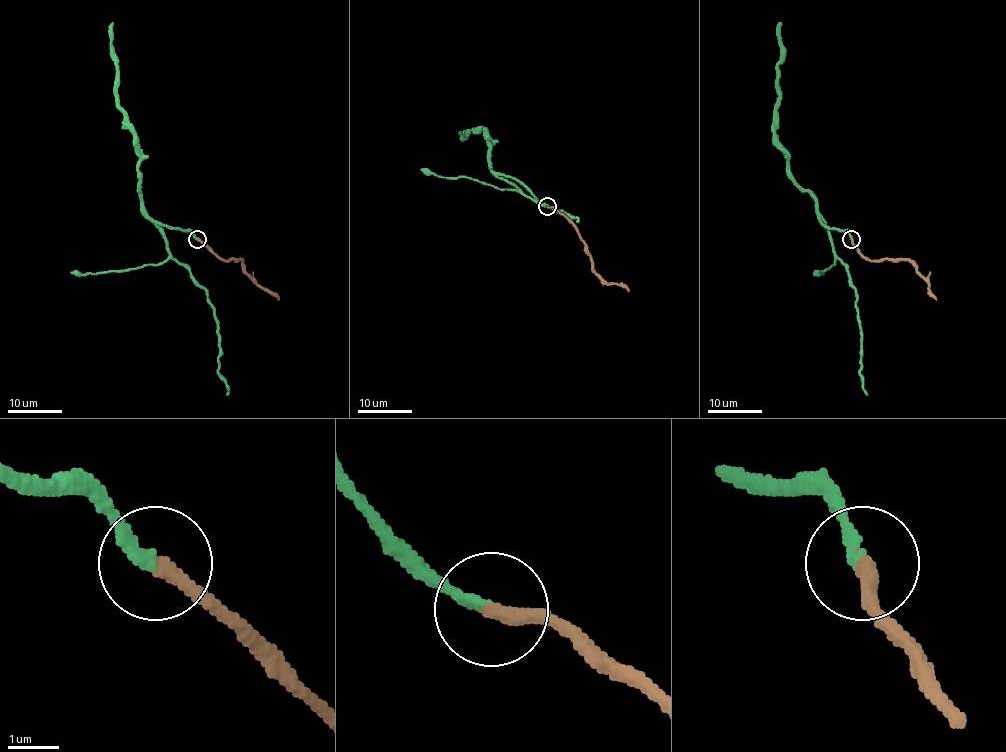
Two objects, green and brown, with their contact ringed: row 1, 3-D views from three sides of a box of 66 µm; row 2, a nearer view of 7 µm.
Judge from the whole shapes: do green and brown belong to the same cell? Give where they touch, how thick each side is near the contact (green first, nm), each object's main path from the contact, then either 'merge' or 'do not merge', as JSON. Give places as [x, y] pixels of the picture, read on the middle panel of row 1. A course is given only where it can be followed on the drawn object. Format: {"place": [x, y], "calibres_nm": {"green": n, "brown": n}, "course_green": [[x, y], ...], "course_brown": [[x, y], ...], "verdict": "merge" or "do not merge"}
{"place": [547, 206], "calibres_nm": {"green": 240, "brown": 320}, "course_green": [[548, 206], [515, 179], [492, 171], [489, 141], [482, 130], [462, 136], [462, 133]], "course_brown": [[548, 206], [556, 207], [572, 224], [585, 245], [592, 270], [607, 283], [622, 283], [629, 290]], "verdict": "merge"}

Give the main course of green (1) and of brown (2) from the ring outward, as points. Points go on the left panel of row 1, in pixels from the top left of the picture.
1: (198, 238), (189, 232), (154, 222), (147, 215), (139, 179), (139, 150), (116, 92), (112, 23)
2: (198, 238), (222, 260), (241, 260), (242, 268), (279, 299)

